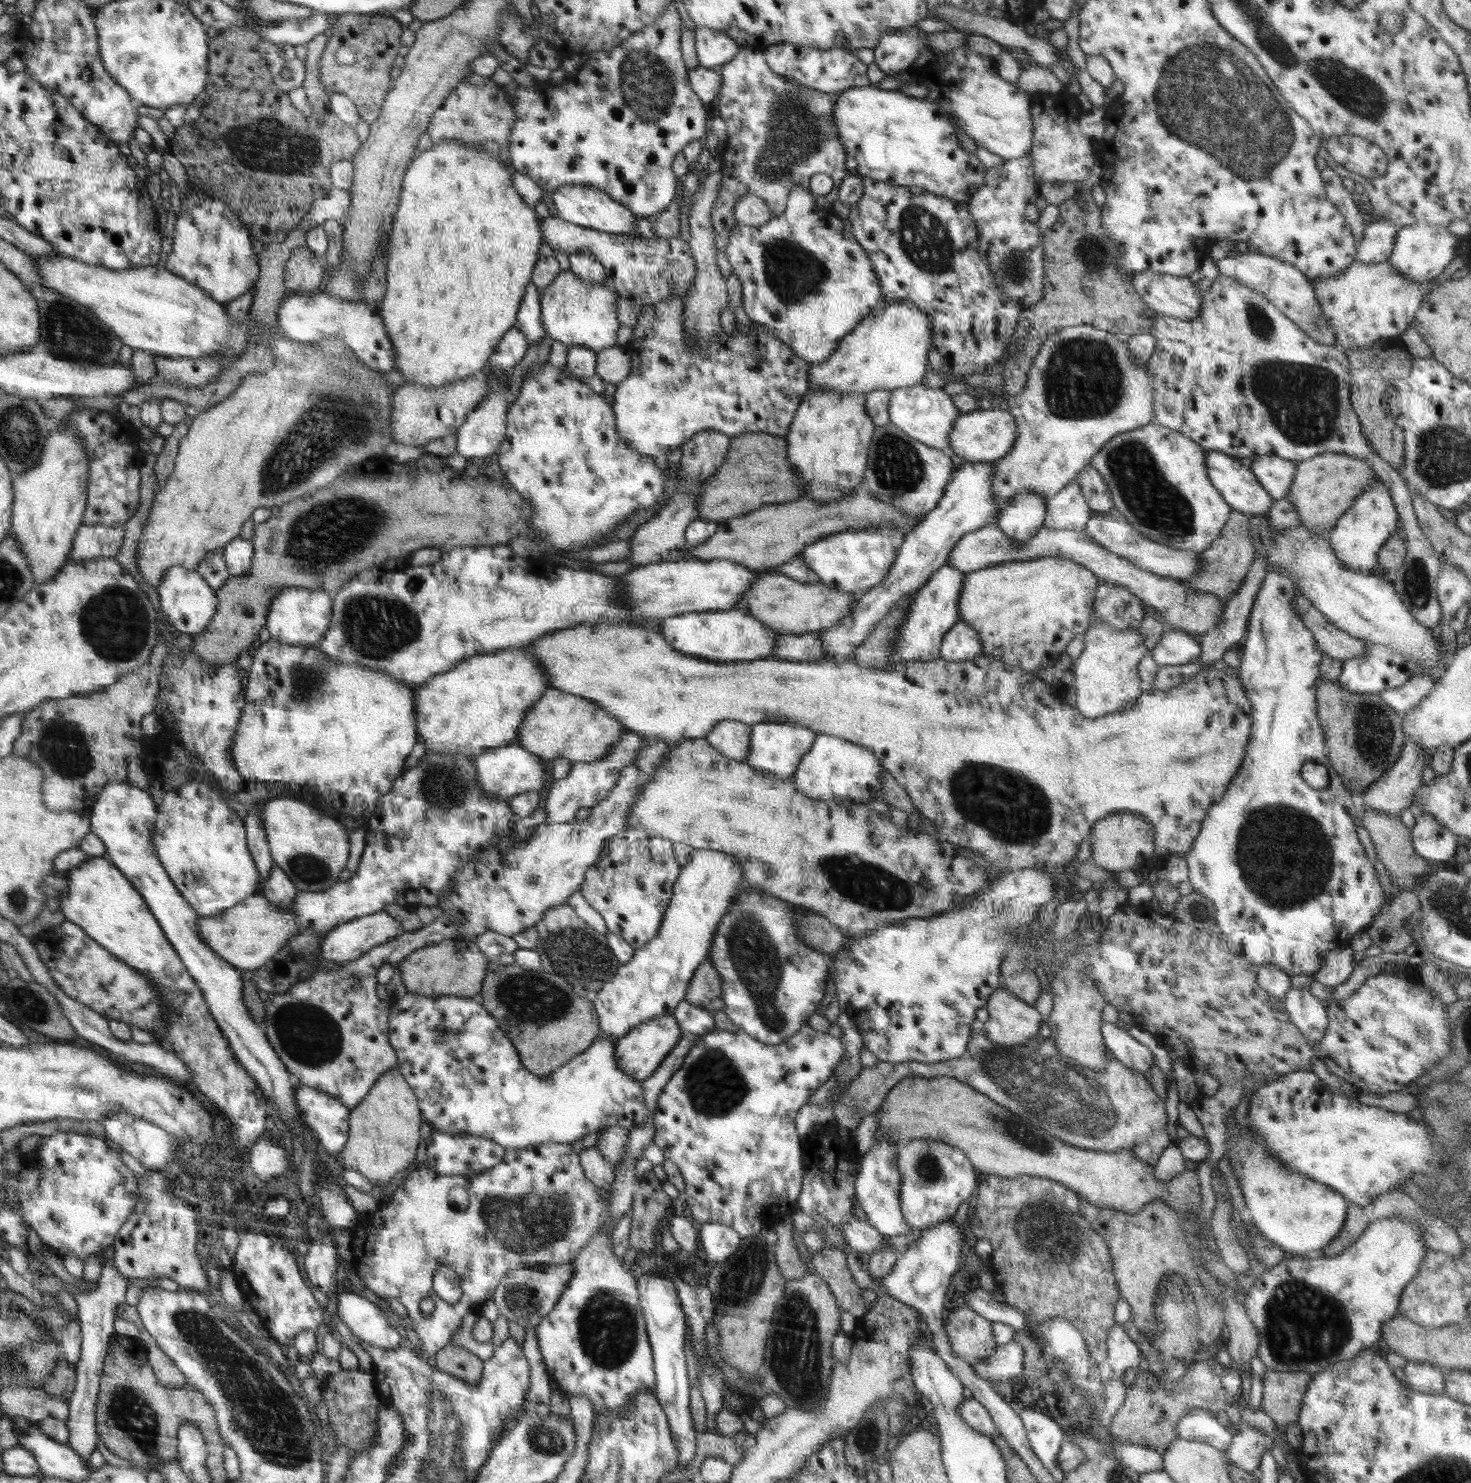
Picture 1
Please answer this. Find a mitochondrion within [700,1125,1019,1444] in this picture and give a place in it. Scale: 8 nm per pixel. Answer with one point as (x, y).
(795, 1356)

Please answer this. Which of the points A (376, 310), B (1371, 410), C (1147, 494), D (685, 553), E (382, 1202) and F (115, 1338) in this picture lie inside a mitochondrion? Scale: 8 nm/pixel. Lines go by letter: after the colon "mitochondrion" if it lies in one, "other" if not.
A: other
B: other
C: mitochondrion
D: other
E: other
F: other

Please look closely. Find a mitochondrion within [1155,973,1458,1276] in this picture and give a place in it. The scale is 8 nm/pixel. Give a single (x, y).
(1419, 1030)

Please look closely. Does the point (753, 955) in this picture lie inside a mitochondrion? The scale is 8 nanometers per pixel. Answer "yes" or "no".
yes

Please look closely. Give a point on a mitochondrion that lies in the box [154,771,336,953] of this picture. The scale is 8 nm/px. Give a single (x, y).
(308, 869)

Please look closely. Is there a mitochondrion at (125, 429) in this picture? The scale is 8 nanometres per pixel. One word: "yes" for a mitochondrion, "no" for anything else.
no

